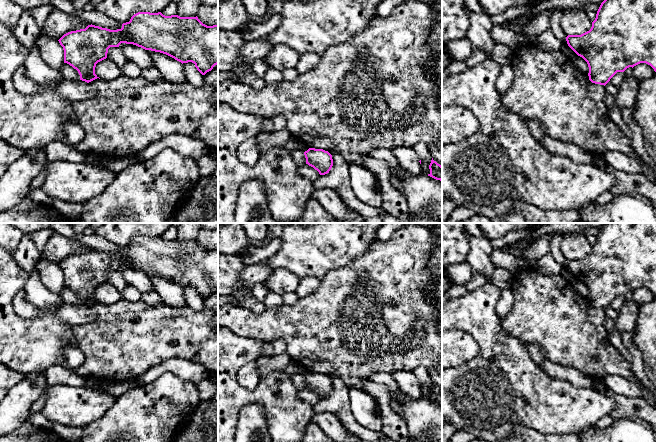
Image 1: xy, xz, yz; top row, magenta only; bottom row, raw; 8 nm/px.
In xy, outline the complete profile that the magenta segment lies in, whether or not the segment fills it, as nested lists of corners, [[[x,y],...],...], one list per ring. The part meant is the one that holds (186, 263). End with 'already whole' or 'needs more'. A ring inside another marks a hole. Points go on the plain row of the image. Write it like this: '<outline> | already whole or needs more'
[[[138,236],[129,246],[123,247],[121,253],[110,254],[91,248],[85,253],[64,258],[58,265],[64,274],[64,287],[76,293],[80,304],[87,307],[99,302],[95,298],[95,291],[98,286],[107,282],[108,273],[119,271],[121,267],[166,278],[182,288],[192,286],[202,299],[218,288],[218,249],[207,250],[197,240],[165,240],[161,236]]] | already whole

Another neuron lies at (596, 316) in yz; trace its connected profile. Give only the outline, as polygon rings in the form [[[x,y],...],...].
[[[591,305],[588,309],[588,320],[590,323],[596,326],[602,326],[607,319],[606,313],[604,309],[595,308]]]

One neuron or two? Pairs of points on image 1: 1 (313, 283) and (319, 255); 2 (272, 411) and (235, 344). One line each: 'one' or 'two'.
1: two
2: one

